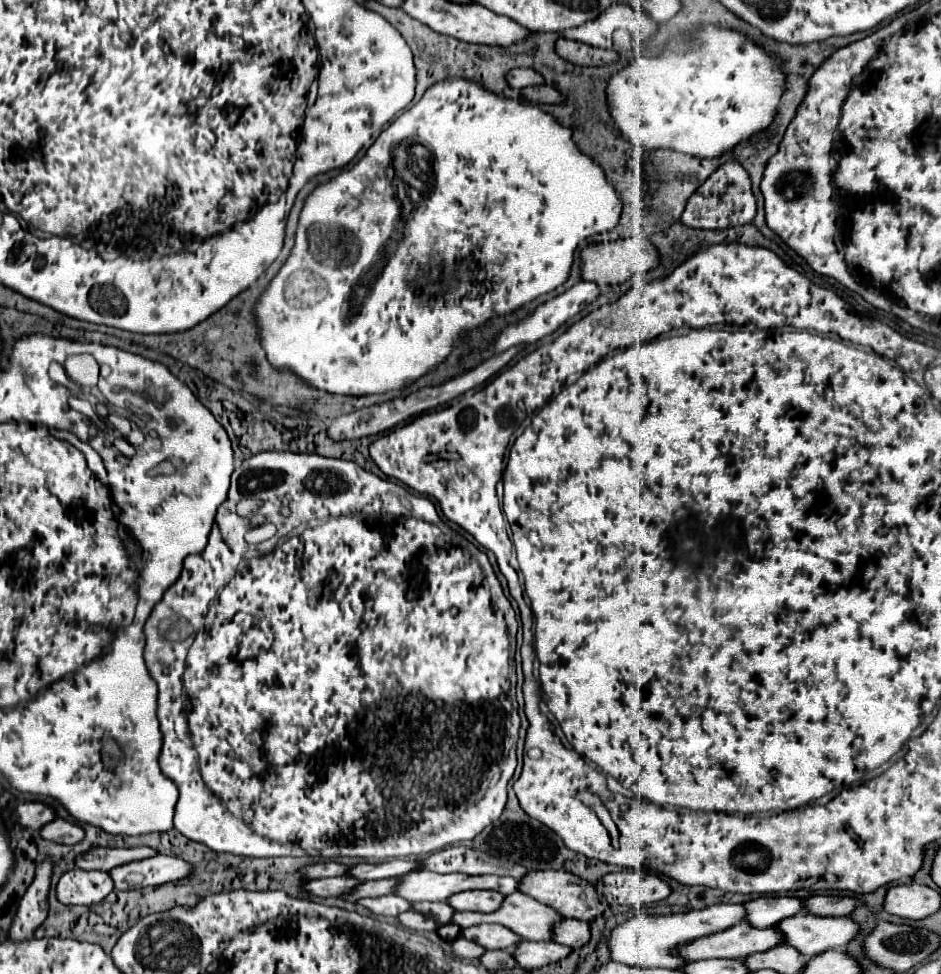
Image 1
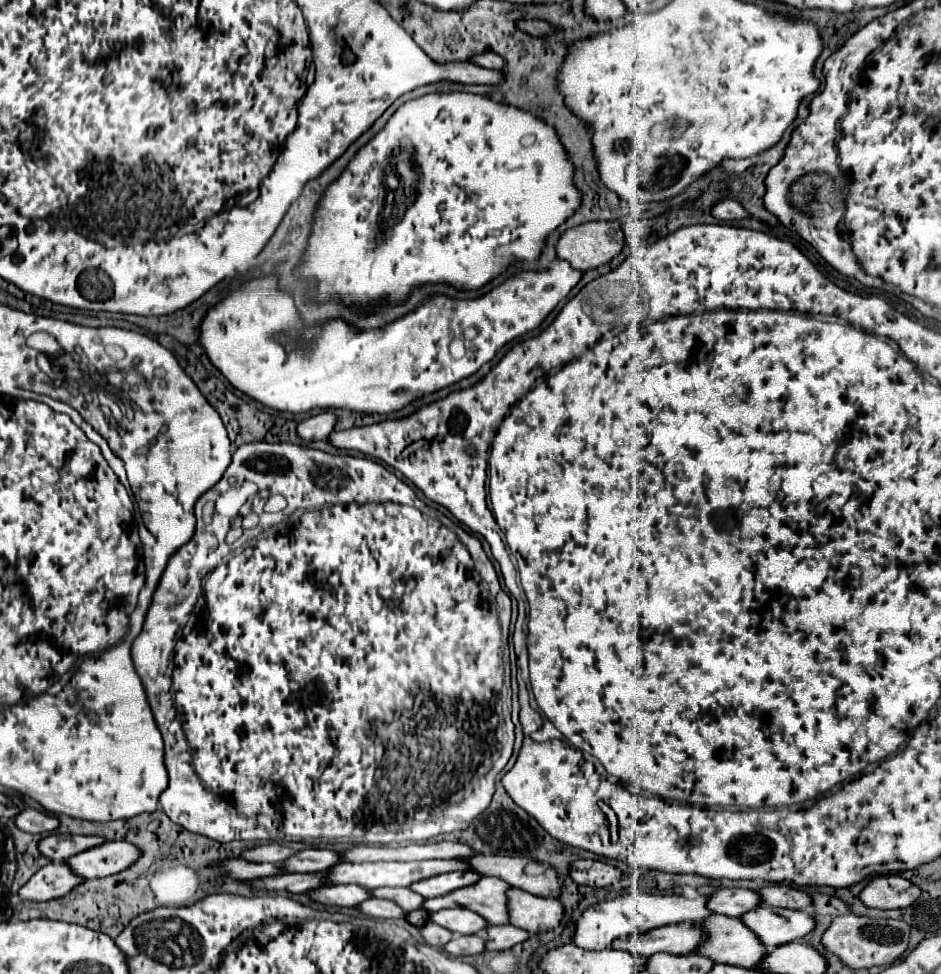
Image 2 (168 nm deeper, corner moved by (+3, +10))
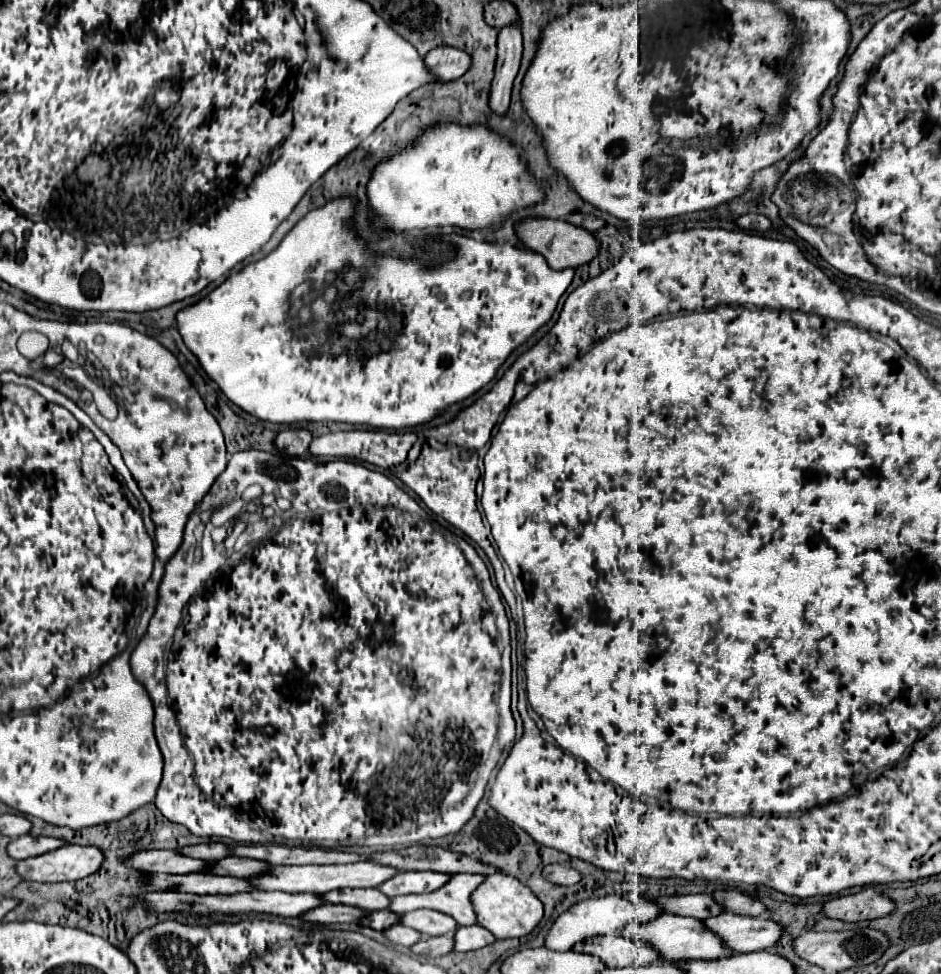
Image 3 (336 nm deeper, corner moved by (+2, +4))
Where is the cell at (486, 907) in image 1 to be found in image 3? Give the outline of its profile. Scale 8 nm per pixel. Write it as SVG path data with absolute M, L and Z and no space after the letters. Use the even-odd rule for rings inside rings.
M403 871L397 877L385 881L379 891L385 895L419 895L437 891L437 887L449 883L449 875L445 873L433 873L433 871Z

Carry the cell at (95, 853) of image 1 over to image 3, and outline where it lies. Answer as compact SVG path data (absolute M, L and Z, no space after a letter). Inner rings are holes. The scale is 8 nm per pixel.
M23 835L19 839L13 839L7 847L9 855L13 859L29 859L33 855L43 855L49 851L55 851L57 847L69 845L63 839L53 839L53 837L33 837L33 835Z

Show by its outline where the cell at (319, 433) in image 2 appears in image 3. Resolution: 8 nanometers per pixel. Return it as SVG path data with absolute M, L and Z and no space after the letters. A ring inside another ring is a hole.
M285 429L277 435L275 439L275 445L279 451L293 455L293 457L299 457L303 455L305 451L309 451L309 445L313 441L313 433L309 429Z

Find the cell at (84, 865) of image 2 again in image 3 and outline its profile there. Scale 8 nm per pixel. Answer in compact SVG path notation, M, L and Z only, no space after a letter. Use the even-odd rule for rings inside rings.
M65 845L47 855L17 861L17 871L27 881L43 881L43 883L77 881L97 873L103 861L105 855L101 855L97 847Z

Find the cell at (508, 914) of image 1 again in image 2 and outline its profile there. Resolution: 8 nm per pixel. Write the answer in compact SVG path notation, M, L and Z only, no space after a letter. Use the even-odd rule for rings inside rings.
M480 877L474 885L454 889L442 897L424 899L422 907L426 911L466 907L484 917L490 925L504 925L508 923L508 905L504 905L504 889L508 889L506 881L500 881L498 877Z

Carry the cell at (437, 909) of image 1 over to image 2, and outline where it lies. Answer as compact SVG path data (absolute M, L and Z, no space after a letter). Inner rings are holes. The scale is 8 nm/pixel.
M378 887L378 889L370 889L372 897L380 897L380 899L390 899L396 905L400 905L404 911L412 911L412 909L420 909L424 897L420 897L418 893L412 893L406 887Z

